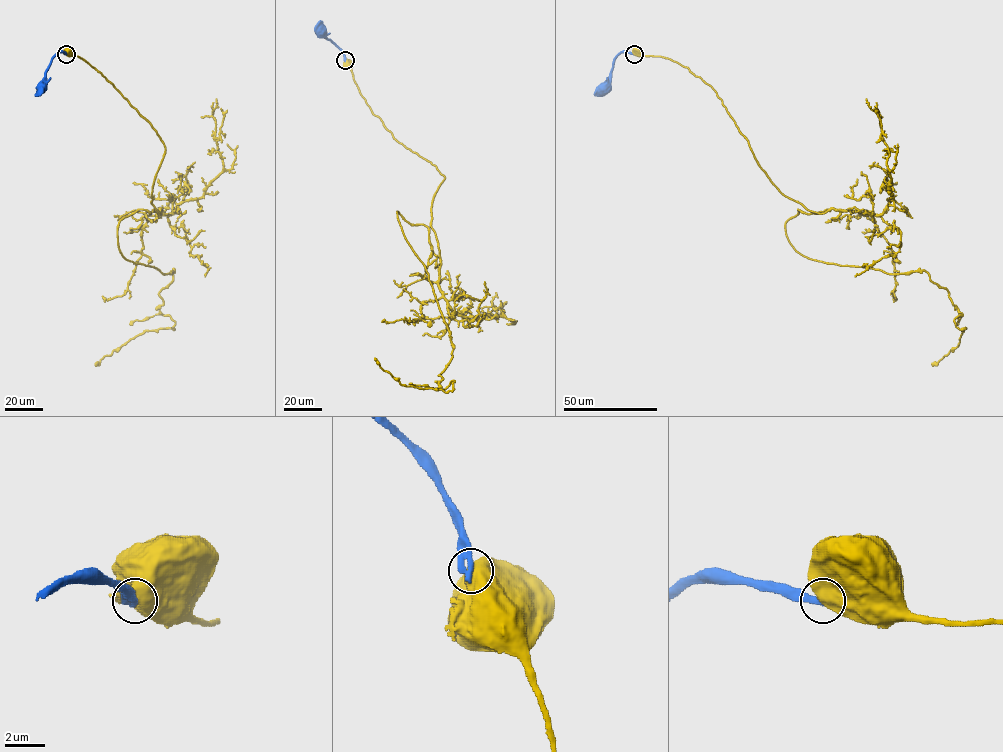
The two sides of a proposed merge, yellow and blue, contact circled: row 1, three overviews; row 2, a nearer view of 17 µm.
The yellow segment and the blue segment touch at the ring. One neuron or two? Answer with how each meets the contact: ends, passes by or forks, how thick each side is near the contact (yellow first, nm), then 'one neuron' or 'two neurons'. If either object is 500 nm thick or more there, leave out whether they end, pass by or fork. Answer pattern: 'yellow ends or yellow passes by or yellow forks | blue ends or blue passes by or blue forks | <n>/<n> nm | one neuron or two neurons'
750/460 nm | two neurons

